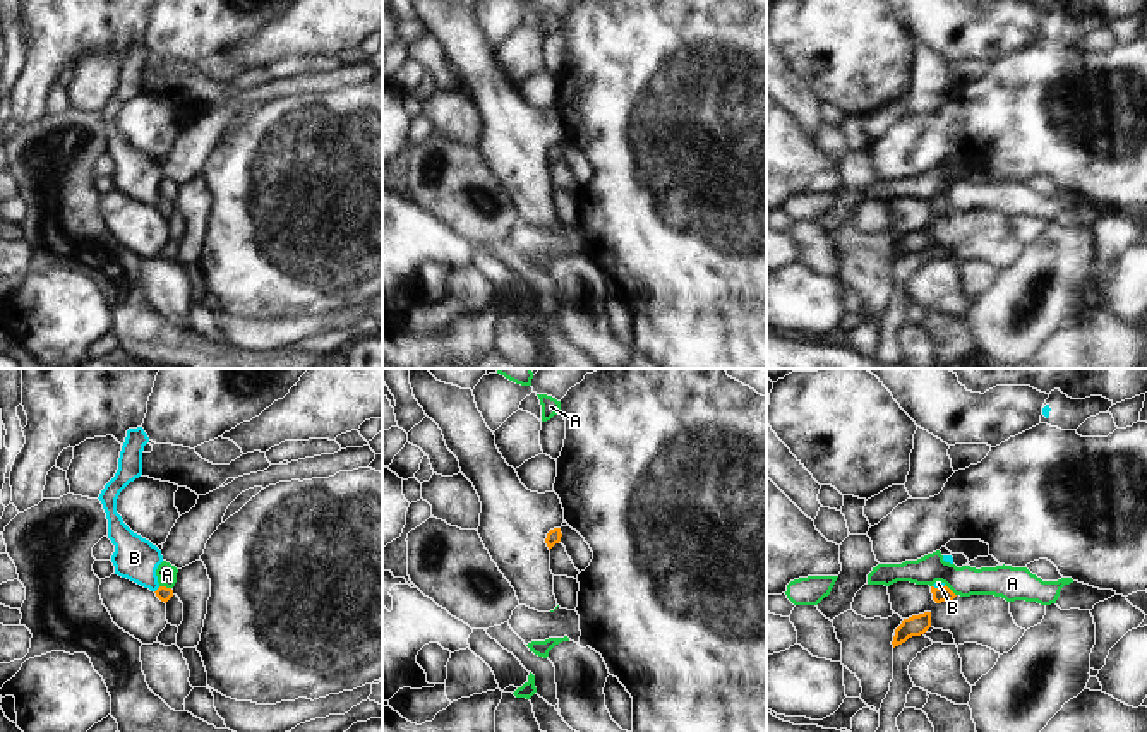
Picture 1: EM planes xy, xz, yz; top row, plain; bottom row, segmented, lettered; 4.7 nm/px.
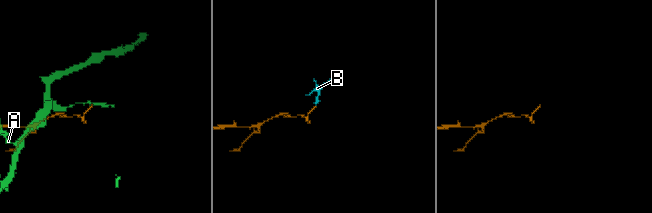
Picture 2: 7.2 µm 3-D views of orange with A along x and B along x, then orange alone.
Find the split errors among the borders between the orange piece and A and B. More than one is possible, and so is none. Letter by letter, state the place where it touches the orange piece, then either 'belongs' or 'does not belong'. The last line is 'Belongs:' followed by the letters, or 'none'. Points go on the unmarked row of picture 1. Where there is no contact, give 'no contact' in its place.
A: meets orange in xy at (165, 203); does not belong
B: meets orange in xy at (156, 206); belongs
Belongs: B

